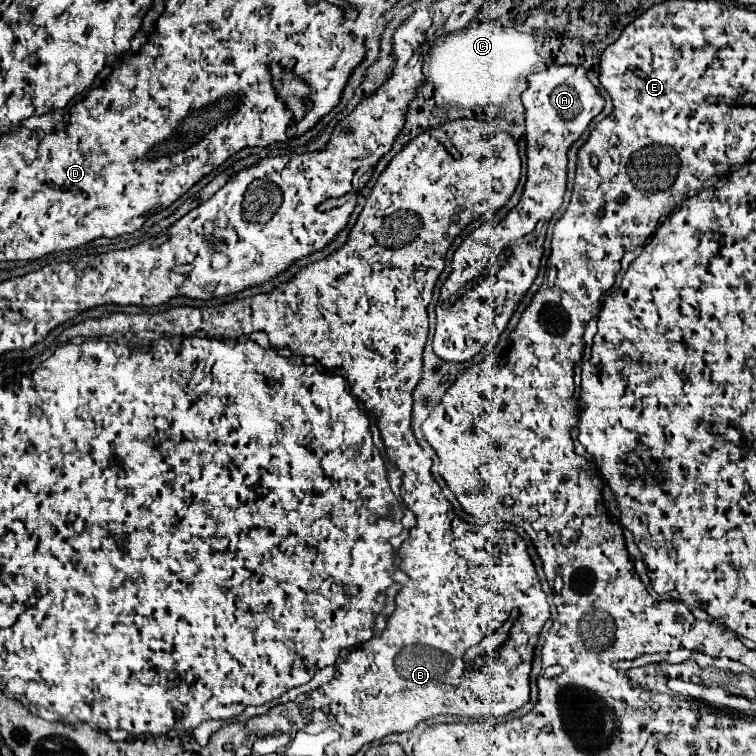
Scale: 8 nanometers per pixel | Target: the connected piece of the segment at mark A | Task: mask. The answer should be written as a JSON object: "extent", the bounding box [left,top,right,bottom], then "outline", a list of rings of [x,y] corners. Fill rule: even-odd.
{"extent":[433,66,605,362],"outline":[[[553,66],[549,70],[531,74],[527,78],[527,82],[529,82],[529,86],[521,96],[526,116],[527,184],[525,184],[525,190],[523,190],[519,204],[497,226],[492,227],[492,222],[486,222],[473,230],[463,240],[463,244],[457,248],[457,252],[453,256],[453,272],[441,288],[441,298],[437,304],[437,330],[433,336],[435,354],[447,362],[467,362],[475,354],[479,354],[481,348],[487,346],[489,342],[495,342],[495,344],[499,342],[501,332],[507,328],[513,312],[519,308],[523,296],[527,294],[533,280],[537,278],[549,220],[561,208],[563,196],[565,196],[567,150],[587,130],[589,122],[605,106],[603,96],[591,84],[591,80],[587,78],[587,70],[583,66]],[[491,258],[497,258],[497,260],[501,258],[503,265],[499,266],[498,270],[492,270],[488,274]]]}

